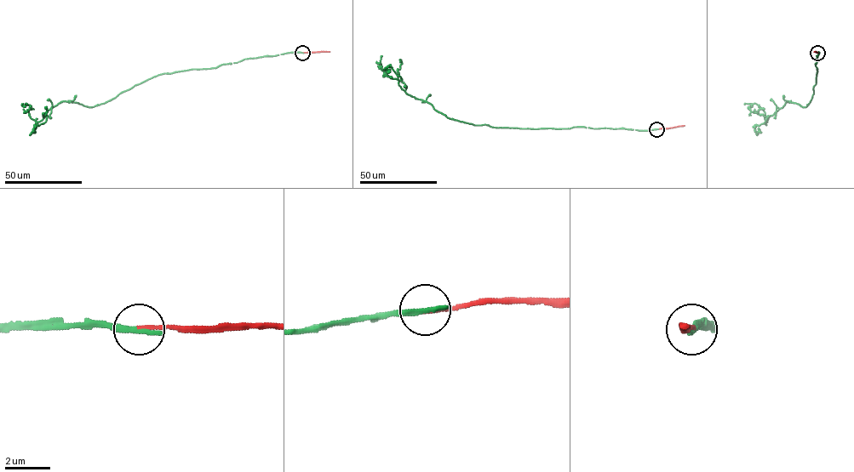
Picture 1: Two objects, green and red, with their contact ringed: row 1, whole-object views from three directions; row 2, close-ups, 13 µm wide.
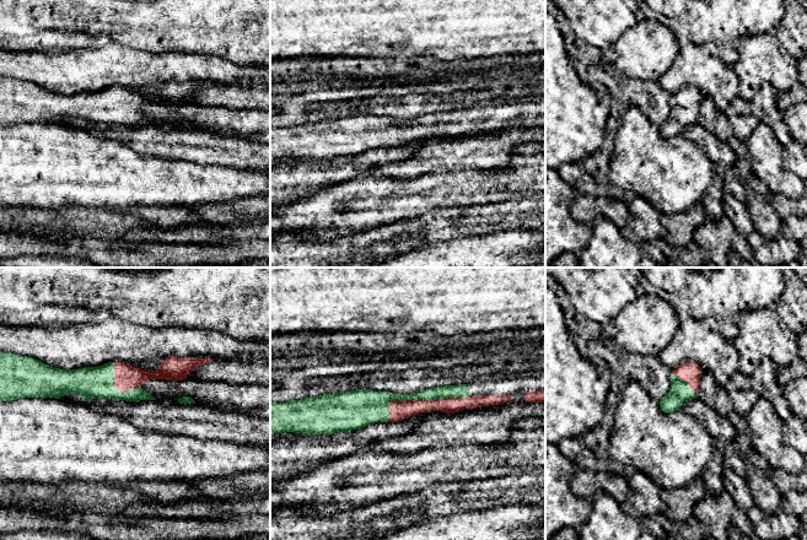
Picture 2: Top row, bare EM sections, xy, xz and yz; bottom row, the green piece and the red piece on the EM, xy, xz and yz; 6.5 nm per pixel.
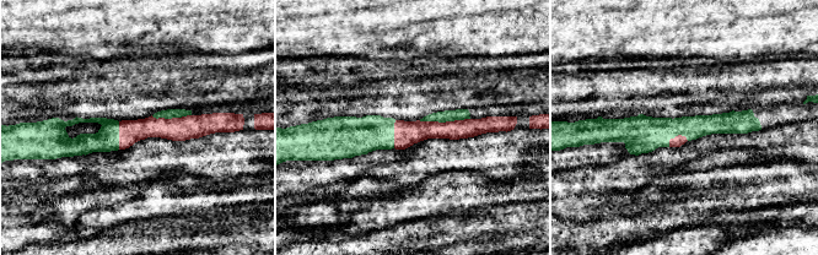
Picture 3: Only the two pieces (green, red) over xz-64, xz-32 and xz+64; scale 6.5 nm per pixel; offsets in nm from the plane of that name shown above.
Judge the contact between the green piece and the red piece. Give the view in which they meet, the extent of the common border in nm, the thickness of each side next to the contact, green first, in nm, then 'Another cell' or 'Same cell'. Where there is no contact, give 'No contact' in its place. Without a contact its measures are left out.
Touches green in xz. Shared border 550 nm. Thickness 110 nm (green) against 130 nm. Same cell

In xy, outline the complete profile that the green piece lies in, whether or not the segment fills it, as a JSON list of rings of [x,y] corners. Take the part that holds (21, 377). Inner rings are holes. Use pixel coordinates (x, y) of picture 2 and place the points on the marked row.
[[[0,352],[0,400],[10,401],[23,398],[60,399],[70,393],[82,395],[85,401],[92,399],[129,401],[156,400],[156,398],[151,396],[141,388],[142,384],[154,379],[183,380],[187,379],[187,376],[195,368],[211,362],[211,358],[178,358],[171,356],[161,362],[160,367],[154,373],[123,362],[108,362],[97,367],[66,371],[48,366],[32,357]]]

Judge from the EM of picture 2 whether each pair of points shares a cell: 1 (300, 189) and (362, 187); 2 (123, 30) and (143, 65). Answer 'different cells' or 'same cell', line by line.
1: different cells
2: different cells

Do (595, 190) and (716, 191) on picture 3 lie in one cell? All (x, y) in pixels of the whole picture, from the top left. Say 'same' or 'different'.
different

